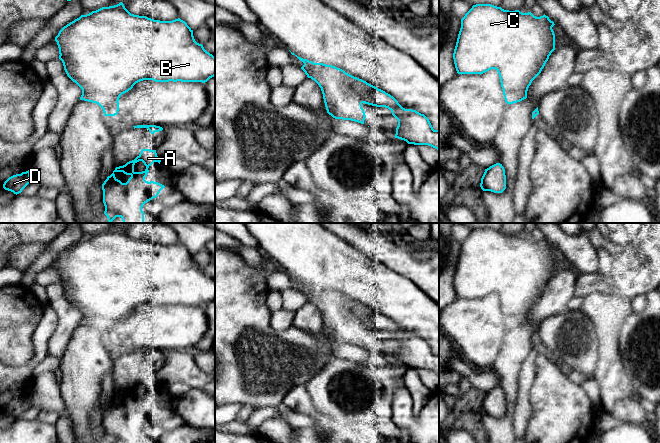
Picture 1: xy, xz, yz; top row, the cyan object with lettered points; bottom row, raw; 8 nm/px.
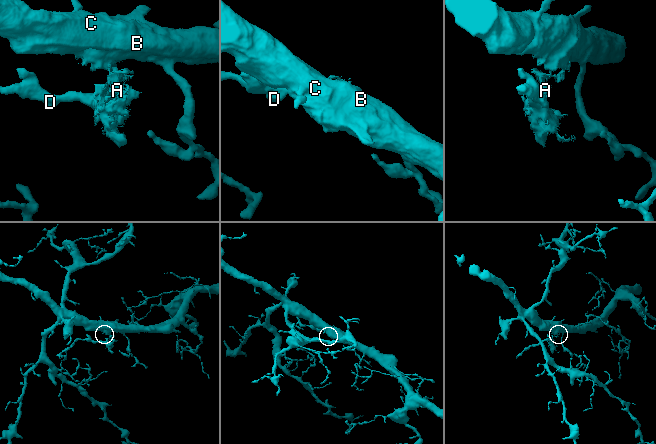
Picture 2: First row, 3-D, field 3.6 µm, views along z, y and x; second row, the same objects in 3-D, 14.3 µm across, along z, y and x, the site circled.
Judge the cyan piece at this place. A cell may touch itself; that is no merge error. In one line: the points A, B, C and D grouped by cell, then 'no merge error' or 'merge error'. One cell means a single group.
groups A D / B C; merge error

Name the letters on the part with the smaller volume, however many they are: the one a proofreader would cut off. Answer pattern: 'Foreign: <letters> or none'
Foreign: A, D

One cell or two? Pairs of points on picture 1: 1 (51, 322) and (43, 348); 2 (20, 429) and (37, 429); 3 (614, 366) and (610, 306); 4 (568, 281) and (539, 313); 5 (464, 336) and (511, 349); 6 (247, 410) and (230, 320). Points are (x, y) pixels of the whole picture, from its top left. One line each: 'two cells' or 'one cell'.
1: one cell
2: one cell
3: one cell
4: one cell
5: two cells
6: two cells

